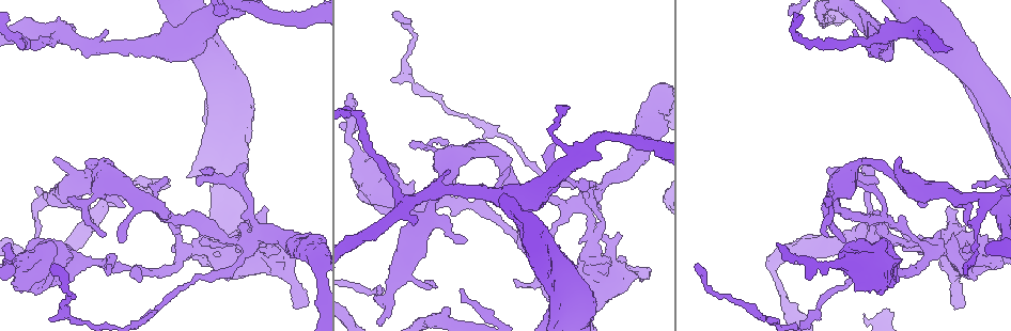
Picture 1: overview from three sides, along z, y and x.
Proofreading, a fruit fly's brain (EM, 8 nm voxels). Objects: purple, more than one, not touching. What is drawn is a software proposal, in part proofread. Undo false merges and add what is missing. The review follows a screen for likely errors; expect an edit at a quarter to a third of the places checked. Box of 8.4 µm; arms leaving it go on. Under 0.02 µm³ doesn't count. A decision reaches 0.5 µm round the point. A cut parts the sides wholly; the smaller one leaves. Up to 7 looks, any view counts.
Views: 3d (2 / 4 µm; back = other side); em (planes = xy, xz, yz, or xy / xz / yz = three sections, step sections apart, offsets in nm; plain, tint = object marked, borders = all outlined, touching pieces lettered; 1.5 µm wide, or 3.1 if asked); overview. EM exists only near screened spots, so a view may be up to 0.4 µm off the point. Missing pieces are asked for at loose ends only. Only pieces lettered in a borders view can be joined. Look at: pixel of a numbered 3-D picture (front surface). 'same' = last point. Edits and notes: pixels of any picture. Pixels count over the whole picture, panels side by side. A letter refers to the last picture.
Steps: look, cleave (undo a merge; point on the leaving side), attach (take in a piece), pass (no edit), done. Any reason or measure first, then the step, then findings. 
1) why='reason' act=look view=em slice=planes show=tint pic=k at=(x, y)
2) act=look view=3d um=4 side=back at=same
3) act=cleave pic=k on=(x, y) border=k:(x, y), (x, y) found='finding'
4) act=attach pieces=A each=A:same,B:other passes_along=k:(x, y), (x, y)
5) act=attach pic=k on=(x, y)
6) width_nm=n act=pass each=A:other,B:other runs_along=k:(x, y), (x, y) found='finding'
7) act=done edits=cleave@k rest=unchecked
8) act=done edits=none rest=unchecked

why='thin end' act=look view=em slice=planes show=borders pic=1 at=(434, 285)

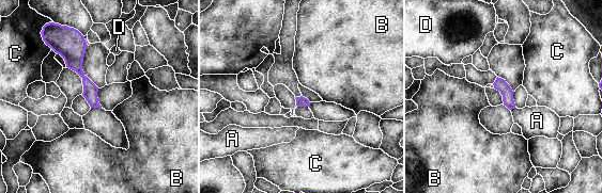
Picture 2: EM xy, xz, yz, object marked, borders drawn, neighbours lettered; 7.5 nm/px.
act=pass each=A:other,B:other,C:other,D:other runs_along=2:(74, 38), (74, 62), (96, 105) found='none of them fits'

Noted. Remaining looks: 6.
why='touches itself' act=look view=3d um=2 pic=1 at=(885, 218)

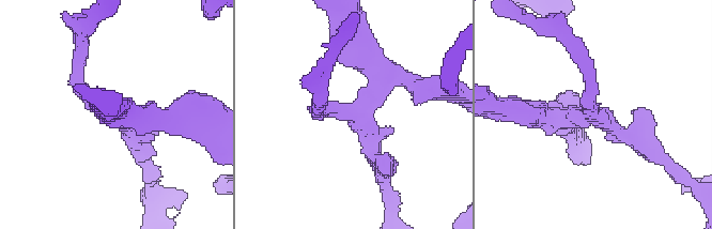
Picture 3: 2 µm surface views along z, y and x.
why='now the EM' act=look view=em slice=planes show=plain pic=3 at=(595, 115)

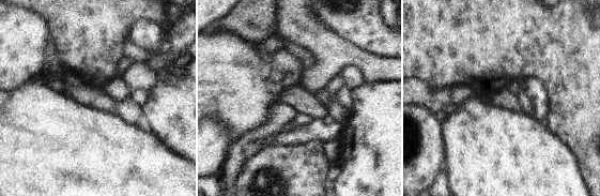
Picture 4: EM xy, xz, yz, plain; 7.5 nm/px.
why='what lies round it' act=look view=em slice=planes show=borders at=same

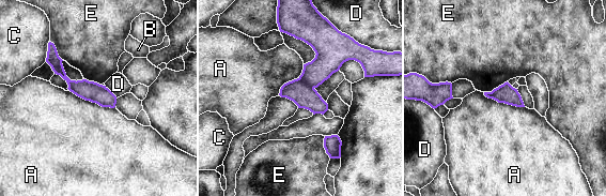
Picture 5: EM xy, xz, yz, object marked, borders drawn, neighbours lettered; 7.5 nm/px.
width_nm=150 act=cleave pic=5 on=(328, 59) each=A:other,B:other,C:other,D:other,E:other border=5:(299, 77), (313, 88) found='two neurons meet here'

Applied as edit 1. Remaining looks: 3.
why='thick turns thin' act=look view=em slice=xy step=8 show=tint pic=1 at=(828, 16)

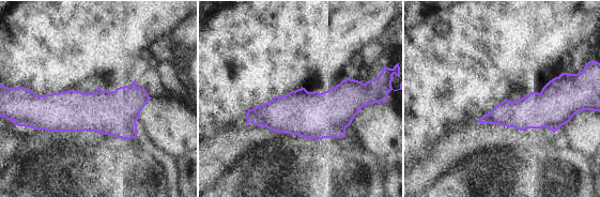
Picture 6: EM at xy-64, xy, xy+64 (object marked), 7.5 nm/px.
why='cut it another way' act=look view=em slice=planes show=borders at=same

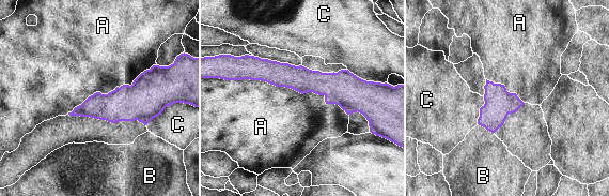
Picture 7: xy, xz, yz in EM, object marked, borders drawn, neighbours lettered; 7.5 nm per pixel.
width_nm=190 act=pass each=A:other,B:other,C:other found='one neuron here'

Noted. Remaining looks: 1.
act=done edits=cleave@5 rest=unchecked

